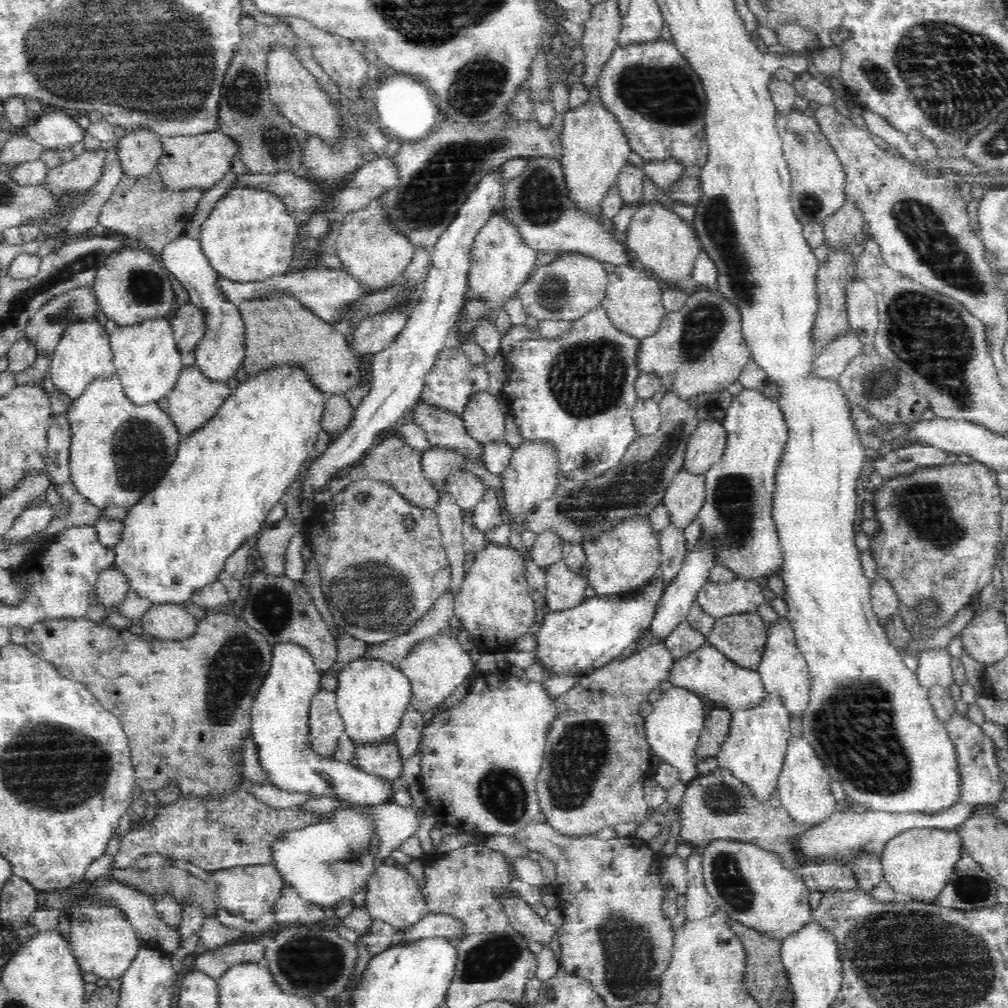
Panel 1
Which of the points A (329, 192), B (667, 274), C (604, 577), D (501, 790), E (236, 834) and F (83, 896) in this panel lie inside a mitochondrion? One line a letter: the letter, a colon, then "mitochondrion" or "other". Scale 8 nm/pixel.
A: other
B: other
C: other
D: mitochondrion
E: mitochondrion
F: other

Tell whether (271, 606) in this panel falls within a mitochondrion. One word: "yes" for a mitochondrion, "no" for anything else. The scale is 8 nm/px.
yes

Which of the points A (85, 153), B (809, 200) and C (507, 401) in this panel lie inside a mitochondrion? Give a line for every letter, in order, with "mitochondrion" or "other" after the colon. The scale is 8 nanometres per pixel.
A: other
B: mitochondrion
C: other

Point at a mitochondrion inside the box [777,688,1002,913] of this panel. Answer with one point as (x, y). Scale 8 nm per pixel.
(971, 889)

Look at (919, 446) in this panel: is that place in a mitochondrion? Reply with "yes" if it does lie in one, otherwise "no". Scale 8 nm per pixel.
no

